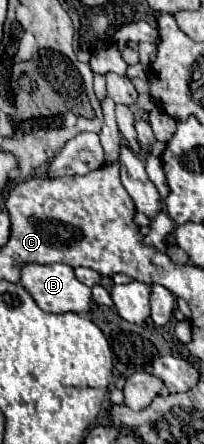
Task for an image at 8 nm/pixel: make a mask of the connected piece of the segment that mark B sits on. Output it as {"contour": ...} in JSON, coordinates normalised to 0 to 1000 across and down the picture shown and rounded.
{"contour":[[[137,592],[98,606],[98,637],[157,664],[176,687],[235,705],[441,705],[451,696],[451,660],[441,646],[392,637],[343,597],[255,592],[255,597],[176,597]]]}

